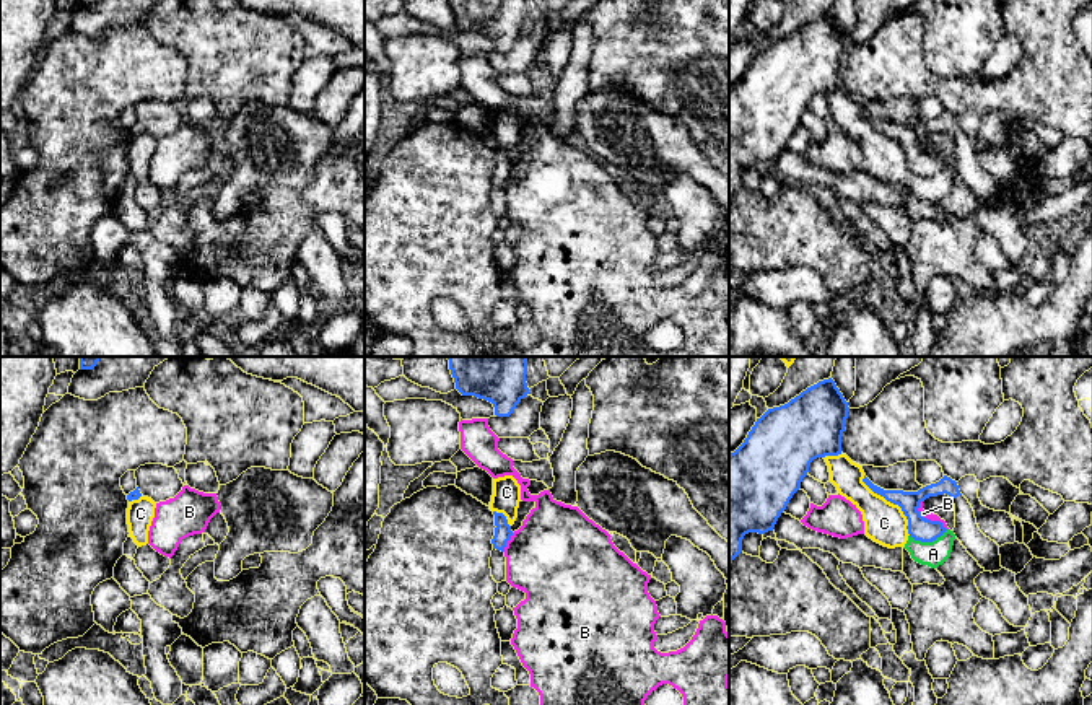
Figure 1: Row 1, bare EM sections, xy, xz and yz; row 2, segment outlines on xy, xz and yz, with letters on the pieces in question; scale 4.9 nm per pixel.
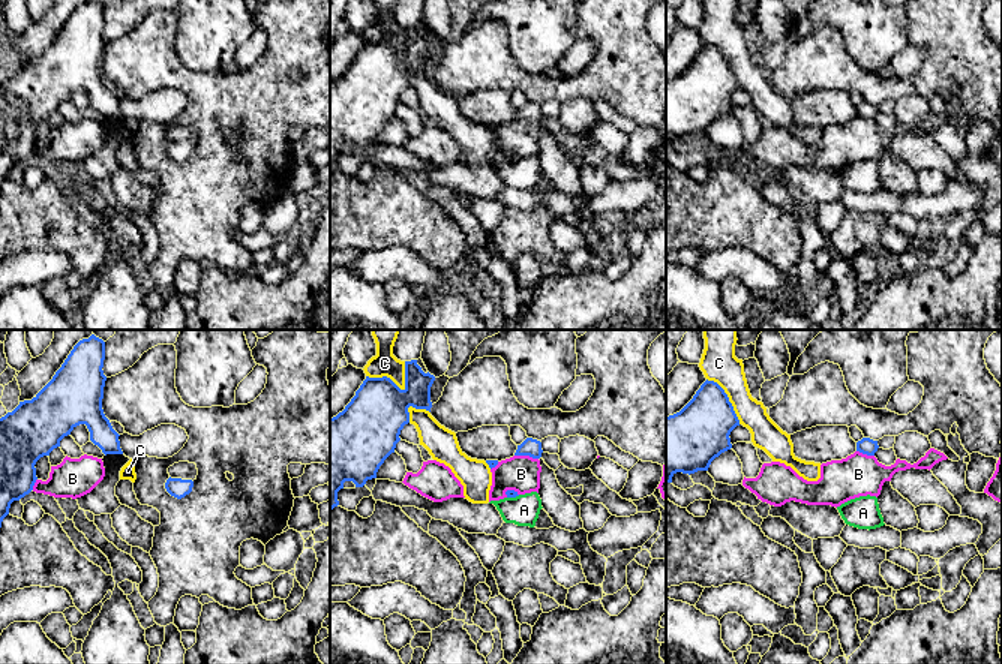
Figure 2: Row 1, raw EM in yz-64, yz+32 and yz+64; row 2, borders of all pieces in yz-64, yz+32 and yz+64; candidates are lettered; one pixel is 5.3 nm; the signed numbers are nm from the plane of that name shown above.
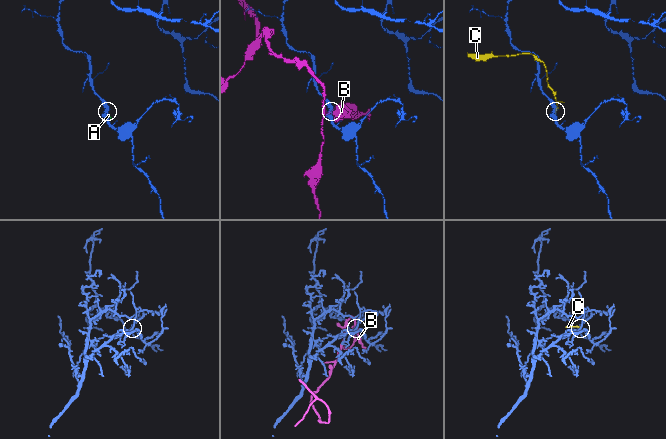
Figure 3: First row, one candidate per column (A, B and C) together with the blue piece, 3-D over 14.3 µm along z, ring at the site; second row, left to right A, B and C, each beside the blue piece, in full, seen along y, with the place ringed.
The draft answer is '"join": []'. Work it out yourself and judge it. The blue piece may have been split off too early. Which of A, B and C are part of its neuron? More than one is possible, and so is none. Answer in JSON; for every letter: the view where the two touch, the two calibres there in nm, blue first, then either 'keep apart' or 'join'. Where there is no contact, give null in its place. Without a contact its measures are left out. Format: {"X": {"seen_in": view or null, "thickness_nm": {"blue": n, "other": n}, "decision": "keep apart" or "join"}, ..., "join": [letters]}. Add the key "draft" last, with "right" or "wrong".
{"A": {"seen_in": "yz", "thickness_nm": {"blue": 120, "other": 130}, "decision": "keep apart"}, "B": {"seen_in": "yz", "thickness_nm": {"blue": 120, "other": 40}, "decision": "keep apart"}, "C": {"seen_in": "yz", "thickness_nm": {"blue": 120, "other": 200}, "decision": "keep apart"}, "join": [], "draft": "right"}

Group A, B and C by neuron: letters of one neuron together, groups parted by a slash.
A C / B

